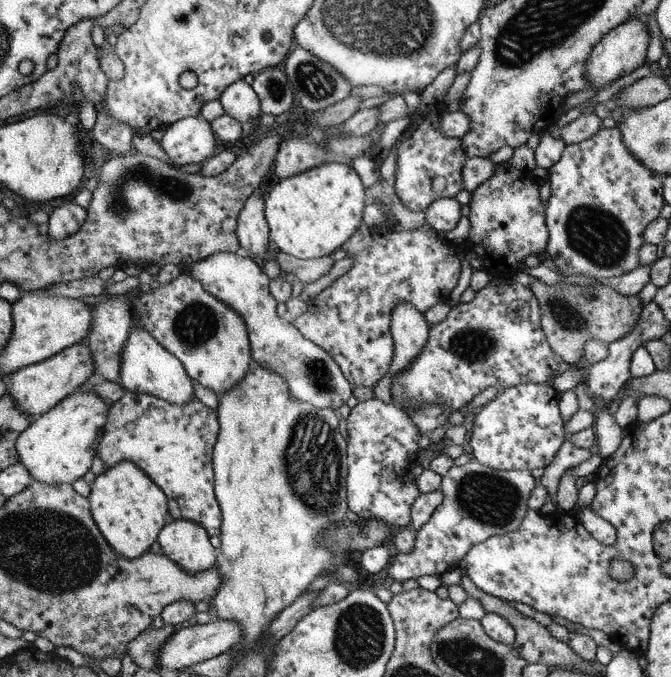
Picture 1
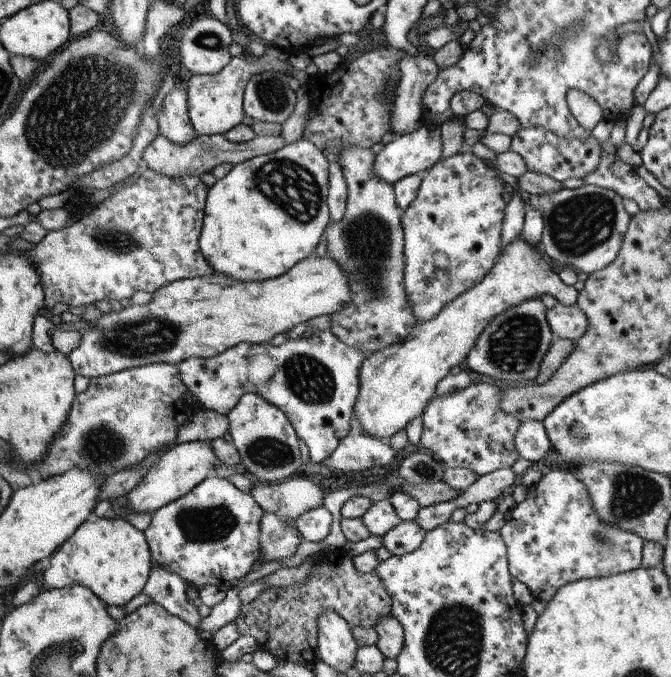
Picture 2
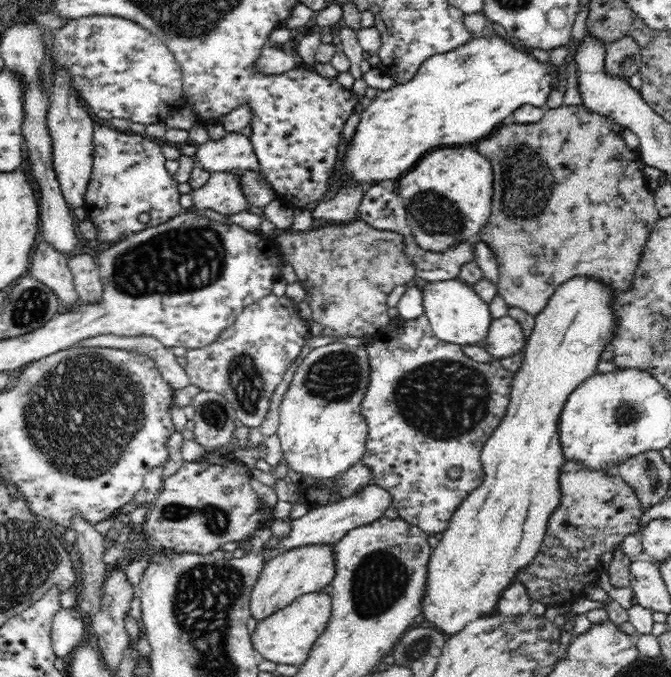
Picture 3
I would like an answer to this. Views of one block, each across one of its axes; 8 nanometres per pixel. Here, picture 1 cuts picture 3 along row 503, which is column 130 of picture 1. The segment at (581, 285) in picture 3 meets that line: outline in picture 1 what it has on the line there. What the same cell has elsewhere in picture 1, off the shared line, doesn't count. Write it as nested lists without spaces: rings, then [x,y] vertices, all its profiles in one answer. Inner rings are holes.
[[[122,461],[95,477],[87,496],[90,514],[105,543],[125,559],[135,559],[156,541],[168,519],[166,497],[131,462]]]

